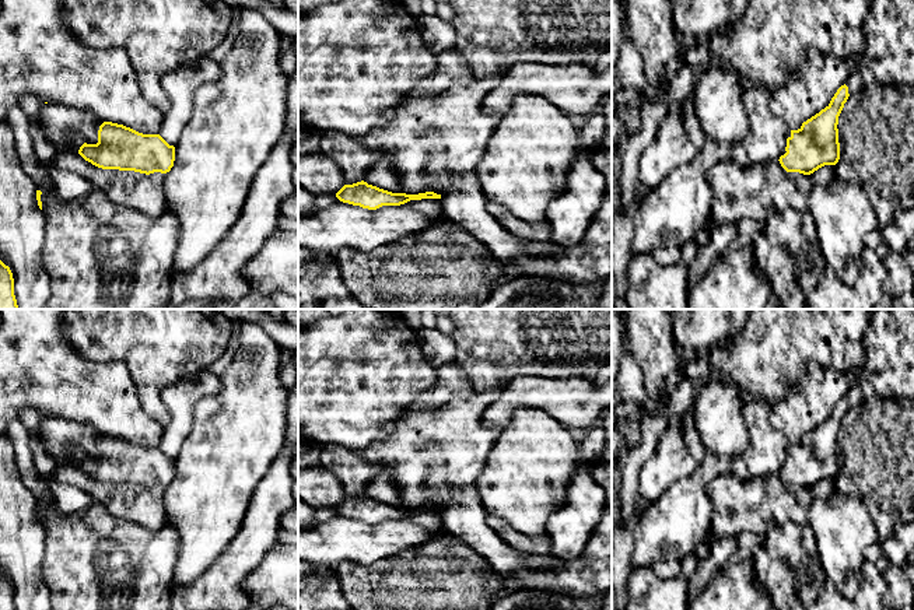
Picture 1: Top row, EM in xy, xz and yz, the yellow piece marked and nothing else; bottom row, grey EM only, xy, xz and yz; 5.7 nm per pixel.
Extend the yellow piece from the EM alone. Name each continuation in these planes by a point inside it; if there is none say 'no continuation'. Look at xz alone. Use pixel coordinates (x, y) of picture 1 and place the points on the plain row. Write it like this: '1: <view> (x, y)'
no continuation

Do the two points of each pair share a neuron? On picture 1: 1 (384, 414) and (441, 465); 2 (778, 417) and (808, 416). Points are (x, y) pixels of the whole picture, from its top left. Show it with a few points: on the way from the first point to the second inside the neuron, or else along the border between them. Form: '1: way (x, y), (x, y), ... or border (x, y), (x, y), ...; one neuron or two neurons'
1: border (410, 410), (384, 438), (371, 445); two neurons
2: way (785, 416), (801, 416); one neuron

